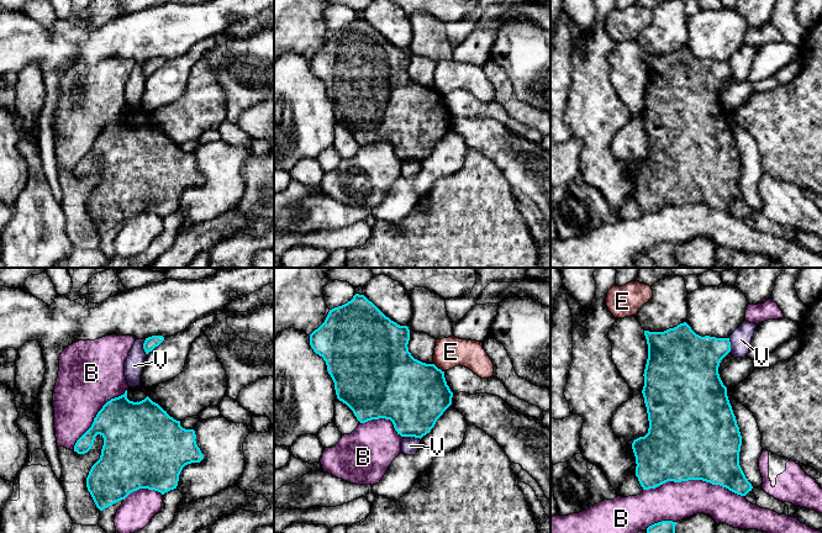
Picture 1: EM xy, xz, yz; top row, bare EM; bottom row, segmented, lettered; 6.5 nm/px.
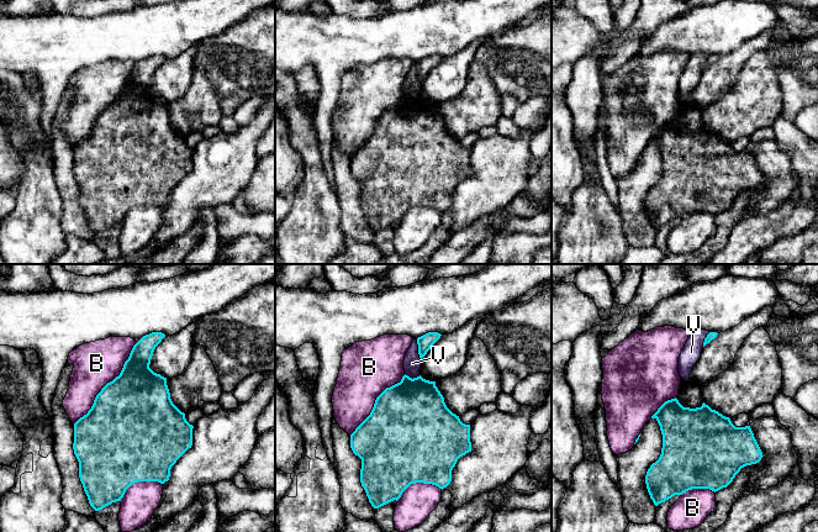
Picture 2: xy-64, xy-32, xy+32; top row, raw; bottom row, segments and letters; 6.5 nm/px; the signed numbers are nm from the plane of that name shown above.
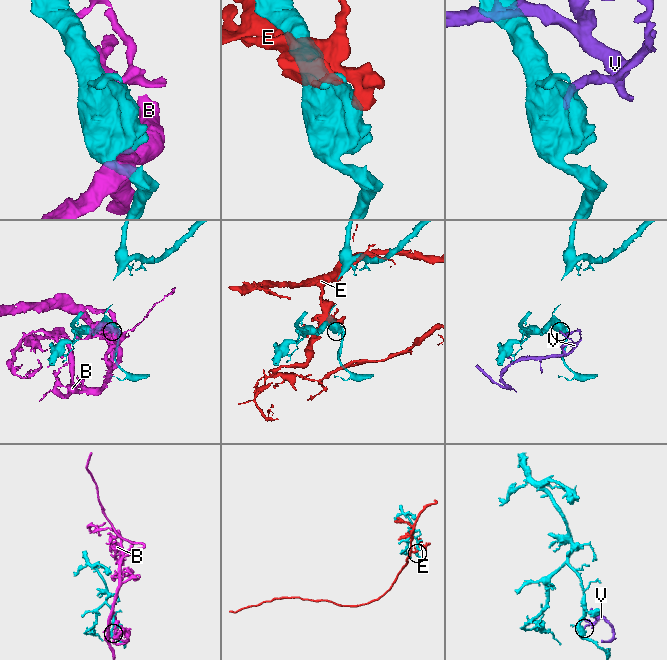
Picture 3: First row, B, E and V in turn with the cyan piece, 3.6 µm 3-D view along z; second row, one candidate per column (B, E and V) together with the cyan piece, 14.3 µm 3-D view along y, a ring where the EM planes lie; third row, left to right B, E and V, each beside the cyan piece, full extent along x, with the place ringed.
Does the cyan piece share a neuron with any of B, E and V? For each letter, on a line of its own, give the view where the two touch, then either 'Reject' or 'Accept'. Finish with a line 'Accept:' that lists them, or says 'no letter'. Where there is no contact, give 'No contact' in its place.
B: Touches cyan in yz. Reject
E: Touches cyan in xz. Reject
V: Touches cyan in xz. Reject
Accept: no letter

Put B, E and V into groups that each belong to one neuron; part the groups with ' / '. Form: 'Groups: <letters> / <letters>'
Groups: B / E / V

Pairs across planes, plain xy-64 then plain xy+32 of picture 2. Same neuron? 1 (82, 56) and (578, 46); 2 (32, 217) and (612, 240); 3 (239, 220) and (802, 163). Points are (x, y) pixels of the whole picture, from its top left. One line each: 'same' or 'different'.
1: same
2: same
3: different

